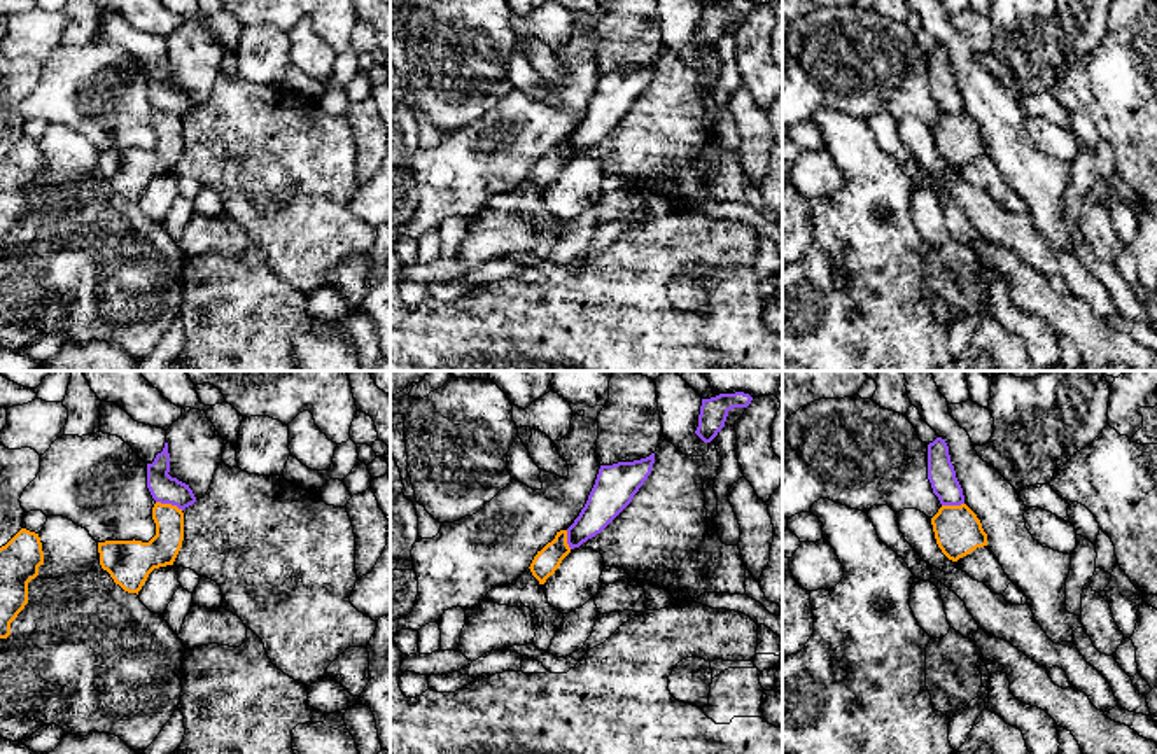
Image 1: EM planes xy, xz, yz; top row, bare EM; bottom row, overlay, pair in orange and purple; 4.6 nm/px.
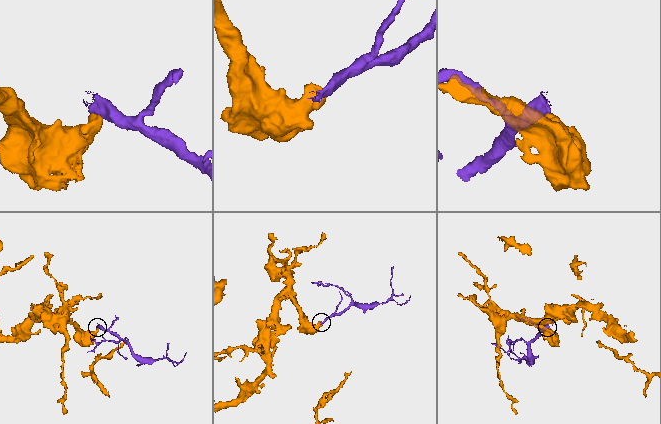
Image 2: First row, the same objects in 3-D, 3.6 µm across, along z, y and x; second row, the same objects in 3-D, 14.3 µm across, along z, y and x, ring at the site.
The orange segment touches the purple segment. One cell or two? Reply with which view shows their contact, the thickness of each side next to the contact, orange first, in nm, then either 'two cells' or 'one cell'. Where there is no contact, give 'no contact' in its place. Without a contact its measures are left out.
contact in xy; calibres 150 and 130 nm; two cells

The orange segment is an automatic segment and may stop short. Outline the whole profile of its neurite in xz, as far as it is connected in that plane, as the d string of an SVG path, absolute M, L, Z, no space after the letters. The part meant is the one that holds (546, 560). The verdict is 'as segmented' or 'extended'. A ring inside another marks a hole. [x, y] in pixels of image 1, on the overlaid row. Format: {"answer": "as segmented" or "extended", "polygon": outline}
{"answer": "as segmented", "polygon": "M567 530L557 532L555 539L548 542L530 563L532 576L544 584L550 576L560 567L562 560L571 553L567 544Z"}

